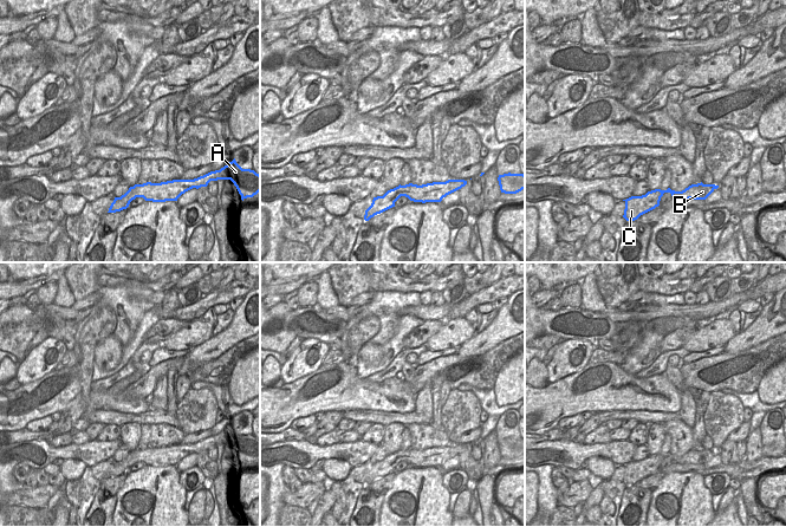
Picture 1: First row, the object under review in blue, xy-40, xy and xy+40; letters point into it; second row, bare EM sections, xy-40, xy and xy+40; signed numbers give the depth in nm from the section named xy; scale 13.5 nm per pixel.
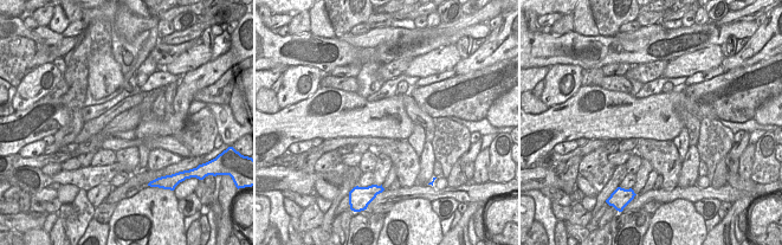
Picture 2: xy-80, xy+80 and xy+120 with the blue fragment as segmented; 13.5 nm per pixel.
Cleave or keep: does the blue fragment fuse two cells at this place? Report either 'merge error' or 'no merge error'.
no merge error

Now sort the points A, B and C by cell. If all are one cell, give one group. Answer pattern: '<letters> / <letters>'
A B C

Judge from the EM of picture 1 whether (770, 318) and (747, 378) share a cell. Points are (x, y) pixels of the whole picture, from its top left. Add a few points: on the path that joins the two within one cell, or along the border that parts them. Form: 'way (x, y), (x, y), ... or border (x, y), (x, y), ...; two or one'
border (773, 336), (734, 353); two

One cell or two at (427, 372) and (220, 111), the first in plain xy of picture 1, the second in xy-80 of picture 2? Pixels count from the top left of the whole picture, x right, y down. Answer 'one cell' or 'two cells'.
two cells

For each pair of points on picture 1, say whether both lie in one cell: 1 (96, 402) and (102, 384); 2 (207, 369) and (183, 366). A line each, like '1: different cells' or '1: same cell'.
1: different cells
2: same cell

